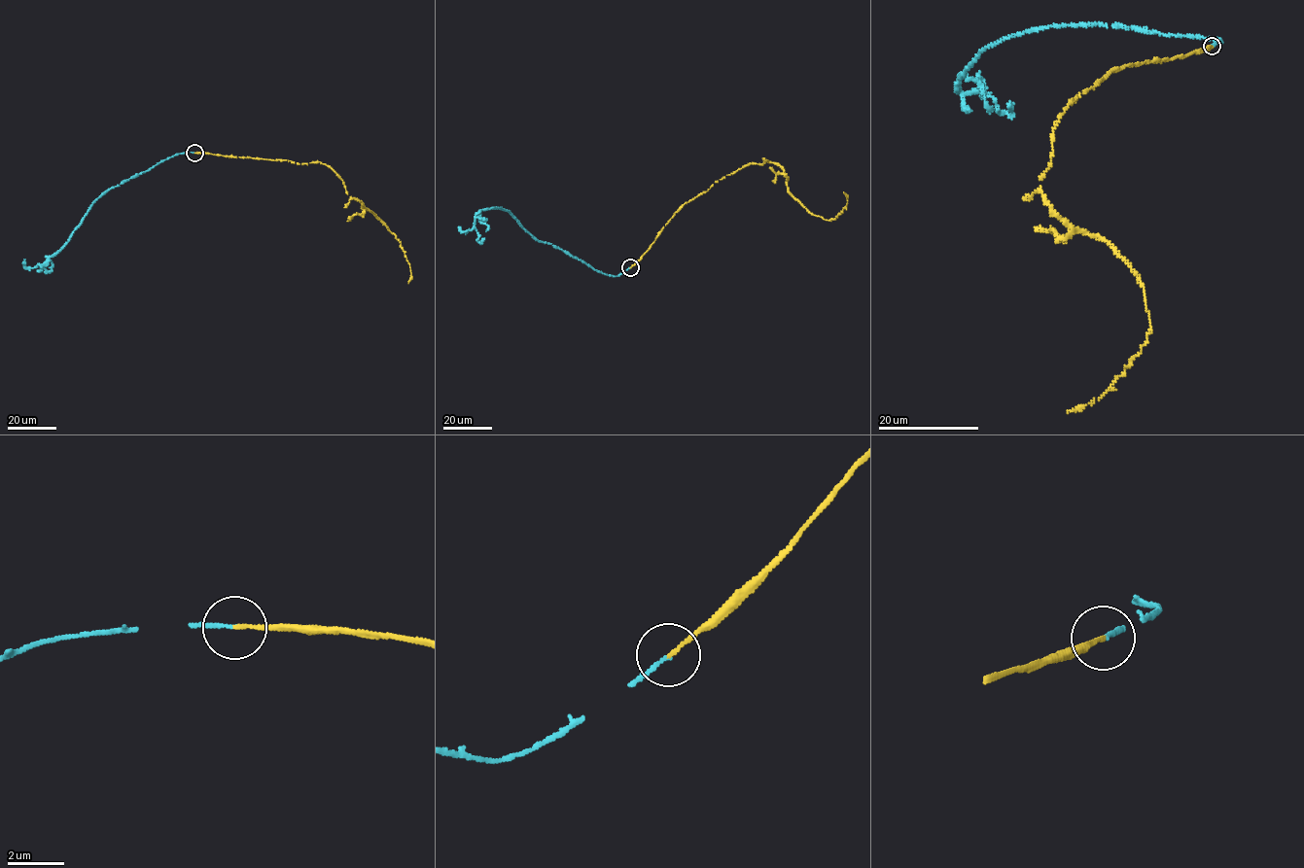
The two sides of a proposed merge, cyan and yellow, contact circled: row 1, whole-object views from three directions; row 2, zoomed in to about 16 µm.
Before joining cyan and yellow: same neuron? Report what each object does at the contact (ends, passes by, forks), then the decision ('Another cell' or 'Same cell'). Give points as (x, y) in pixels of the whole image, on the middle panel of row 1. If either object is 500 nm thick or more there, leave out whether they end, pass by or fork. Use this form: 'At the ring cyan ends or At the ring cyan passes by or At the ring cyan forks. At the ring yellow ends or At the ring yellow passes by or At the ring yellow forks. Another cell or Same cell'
At the ring cyan ends. At the ring yellow ends. Same cell

